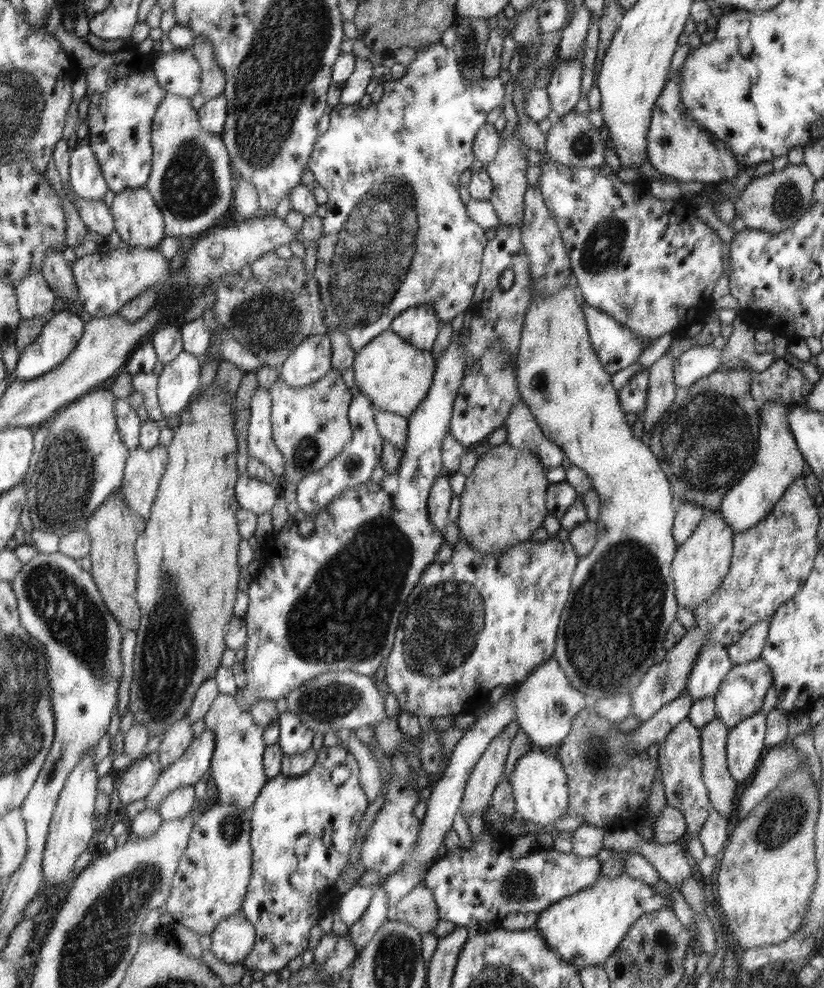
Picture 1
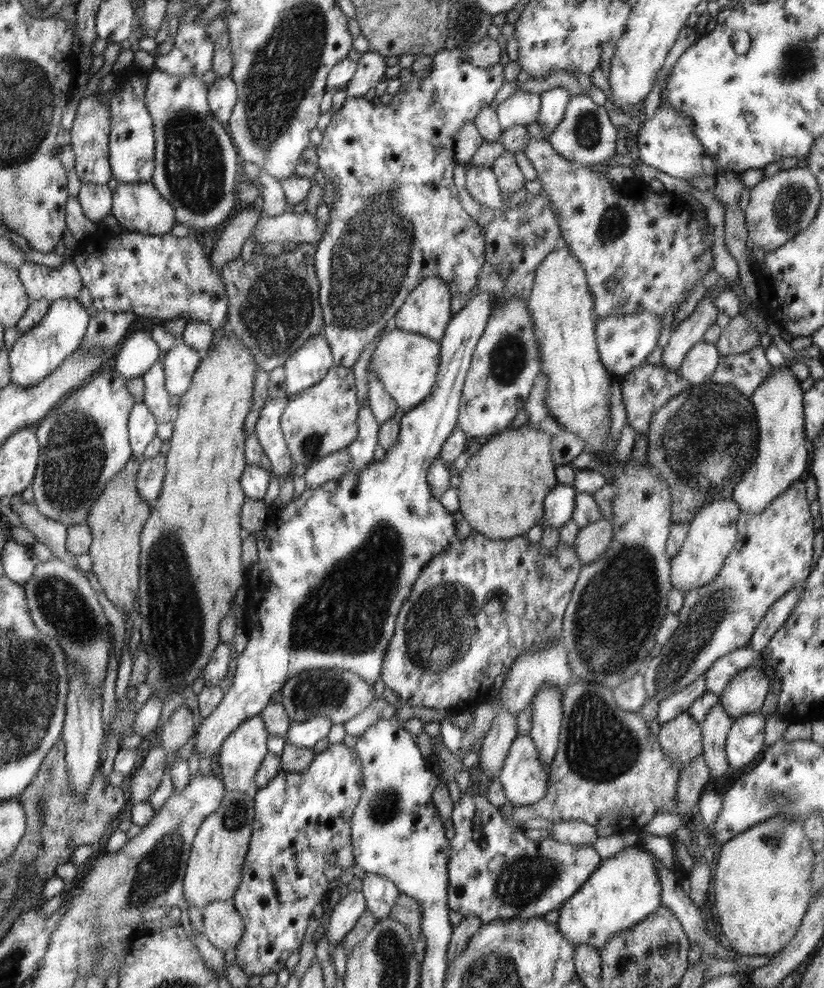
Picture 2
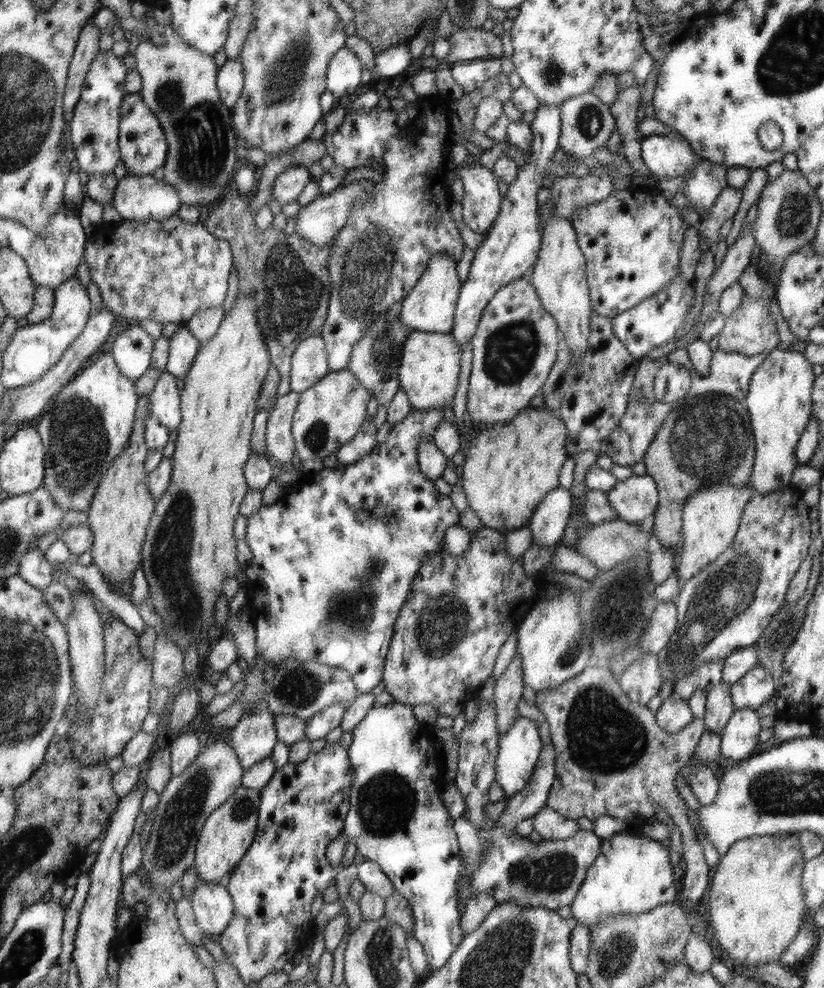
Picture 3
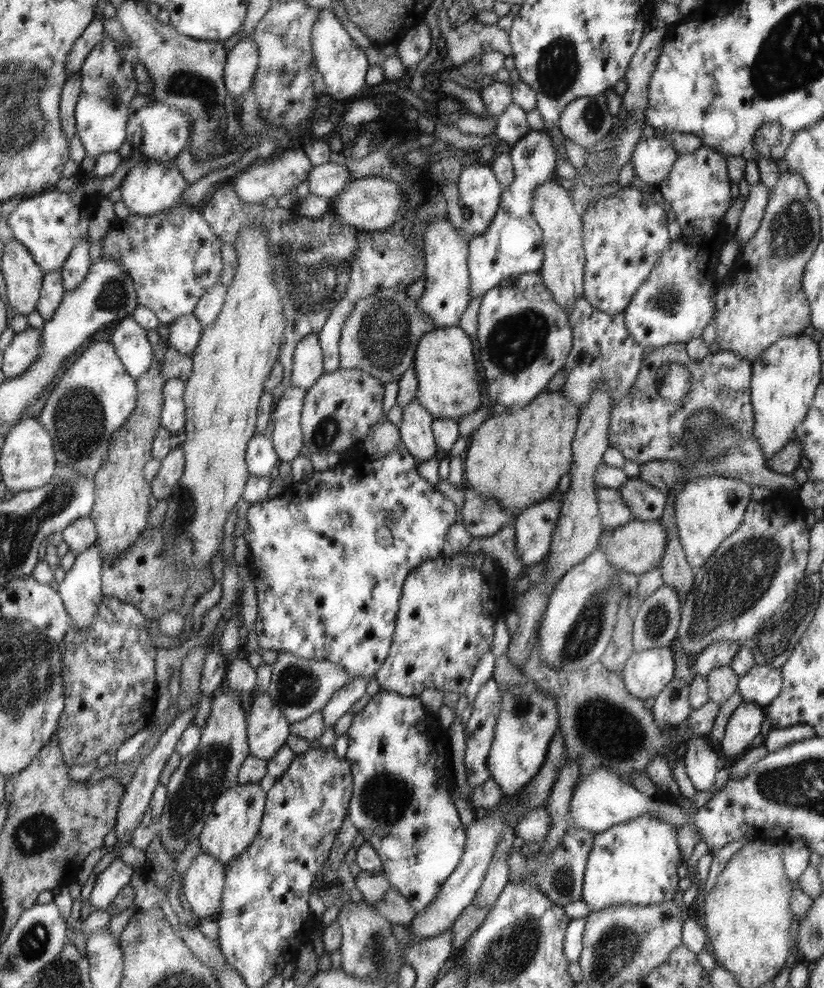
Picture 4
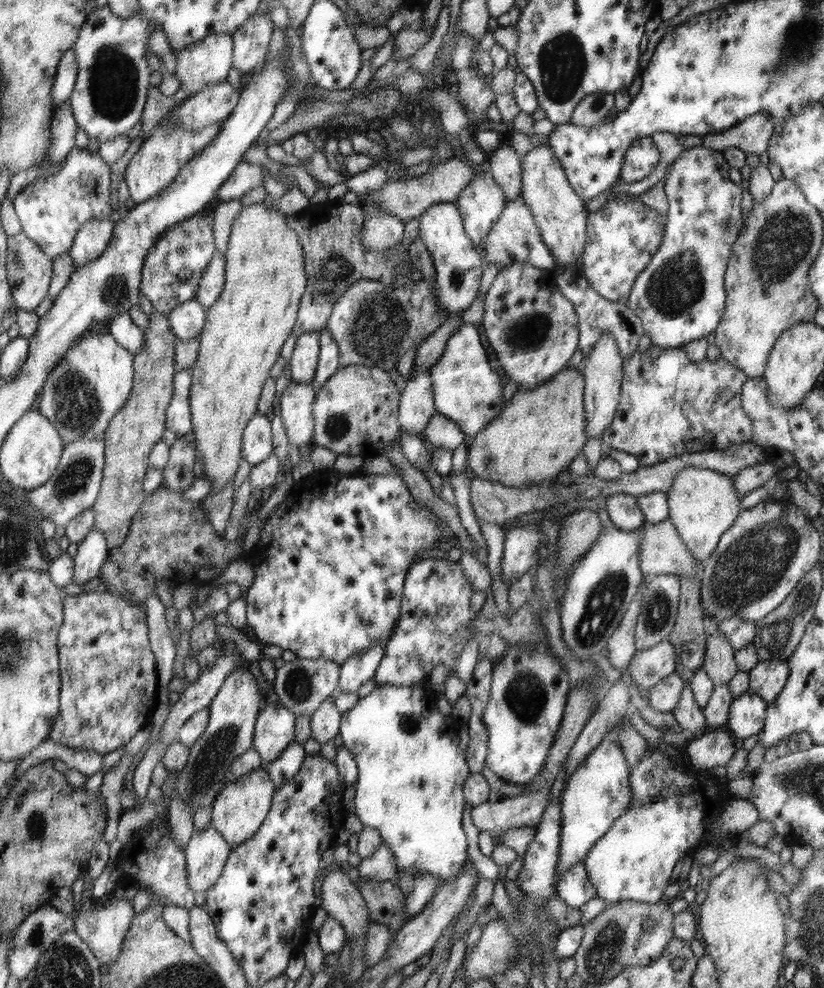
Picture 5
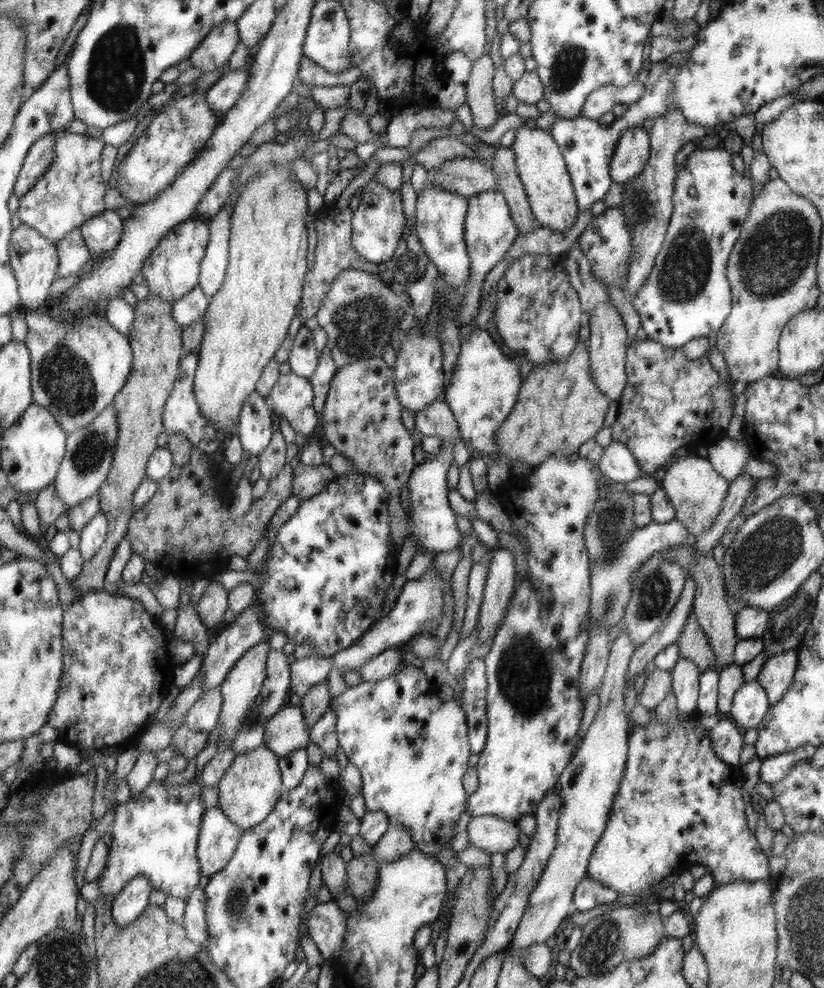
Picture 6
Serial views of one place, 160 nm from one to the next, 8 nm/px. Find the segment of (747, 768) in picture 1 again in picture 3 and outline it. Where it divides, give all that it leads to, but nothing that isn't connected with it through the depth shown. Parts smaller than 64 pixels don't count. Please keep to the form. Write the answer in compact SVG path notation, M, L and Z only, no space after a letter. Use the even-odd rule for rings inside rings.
M736 710L721 734L720 750L724 758L744 761L758 746L758 732L762 730L757 710Z

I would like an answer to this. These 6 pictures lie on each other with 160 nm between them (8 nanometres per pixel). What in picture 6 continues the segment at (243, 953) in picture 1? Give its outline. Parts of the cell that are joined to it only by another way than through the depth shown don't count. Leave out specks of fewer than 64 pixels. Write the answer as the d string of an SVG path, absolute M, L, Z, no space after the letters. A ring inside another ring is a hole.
M222 808L205 810L203 826L197 844L197 859L201 876L210 878L220 872L236 854L242 829L230 821Z

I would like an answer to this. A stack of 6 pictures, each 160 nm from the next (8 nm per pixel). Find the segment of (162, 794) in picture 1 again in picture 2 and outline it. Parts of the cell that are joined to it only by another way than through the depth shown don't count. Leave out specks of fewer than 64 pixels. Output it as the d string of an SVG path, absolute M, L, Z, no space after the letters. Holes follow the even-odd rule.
M475 290L468 299L465 307L454 315L450 320L450 324L446 327L445 338L441 342L440 370L436 386L432 388L432 392L424 402L420 403L410 411L405 411L400 419L399 435L397 444L390 450L386 450L386 456L382 461L374 461L366 468L355 470L345 474L341 479L331 480L329 483L315 488L314 490L305 490L296 499L292 501L281 511L277 511L274 507L270 510L270 515L262 530L256 532L256 546L258 546L258 562L251 564L250 577L244 586L246 590L246 602L243 606L244 610L244 626L248 633L248 642L245 649L237 657L236 674L233 676L233 682L230 689L222 697L222 702L218 708L209 714L198 726L195 734L195 745L193 752L197 752L197 756L201 759L204 756L215 758L216 754L221 750L222 743L229 738L229 735L236 731L245 720L252 719L261 714L262 711L270 704L272 696L278 691L282 691L286 681L301 672L314 669L341 669L353 672L360 676L366 683L373 684L374 680L380 676L382 670L382 662L385 662L385 655L388 654L389 643L392 642L392 634L394 634L394 620L398 616L398 610L403 608L408 596L413 593L413 586L421 577L421 573L429 563L440 555L445 549L456 539L457 523L454 522L454 515L445 505L433 496L432 488L428 483L428 472L441 456L444 450L444 444L448 442L448 438L456 430L457 420L461 408L461 395L464 394L465 380L468 378L469 367L472 366L472 360L475 357L477 344L480 342L481 336L488 326L489 318L492 312L491 302L494 294L484 291L479 293Z

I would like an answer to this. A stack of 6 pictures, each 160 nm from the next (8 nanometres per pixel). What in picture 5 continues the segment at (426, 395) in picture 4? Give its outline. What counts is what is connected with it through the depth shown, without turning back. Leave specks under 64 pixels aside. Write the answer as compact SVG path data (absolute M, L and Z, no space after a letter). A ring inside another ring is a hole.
M464 323L448 338L444 353L429 368L433 379L436 412L455 422L470 440L484 431L504 410L500 376L490 368L484 346L480 344L478 325Z

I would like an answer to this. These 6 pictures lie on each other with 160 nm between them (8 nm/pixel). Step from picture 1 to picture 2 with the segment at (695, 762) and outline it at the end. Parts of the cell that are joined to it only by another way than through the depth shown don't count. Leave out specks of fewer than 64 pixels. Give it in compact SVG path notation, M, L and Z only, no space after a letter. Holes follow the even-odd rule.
M688 712L660 724L657 739L664 751L672 755L671 760L679 764L680 770L703 754L701 723Z

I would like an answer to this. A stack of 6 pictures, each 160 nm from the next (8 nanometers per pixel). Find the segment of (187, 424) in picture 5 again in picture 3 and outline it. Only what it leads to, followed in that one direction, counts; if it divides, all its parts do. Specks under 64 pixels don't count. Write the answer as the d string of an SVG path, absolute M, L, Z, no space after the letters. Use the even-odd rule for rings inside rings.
M164 371L148 396L151 413L170 430L176 430L182 420L181 396L176 379Z

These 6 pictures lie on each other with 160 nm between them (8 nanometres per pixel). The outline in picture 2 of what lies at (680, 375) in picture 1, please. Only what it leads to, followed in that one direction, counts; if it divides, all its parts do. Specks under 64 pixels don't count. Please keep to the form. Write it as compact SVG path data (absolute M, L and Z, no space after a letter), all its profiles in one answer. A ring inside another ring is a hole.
M704 341L698 342L686 353L677 370L690 384L699 385L711 380L720 357L721 354L715 344L706 344Z

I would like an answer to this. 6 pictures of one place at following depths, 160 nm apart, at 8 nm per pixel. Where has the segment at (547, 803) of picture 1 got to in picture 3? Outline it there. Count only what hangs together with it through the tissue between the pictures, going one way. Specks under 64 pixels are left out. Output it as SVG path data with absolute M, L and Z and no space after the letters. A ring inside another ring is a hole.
M519 715L514 724L505 731L504 736L501 736L497 754L496 782L502 785L506 795L517 795L528 786L542 750L543 743L538 733L538 725L531 719Z

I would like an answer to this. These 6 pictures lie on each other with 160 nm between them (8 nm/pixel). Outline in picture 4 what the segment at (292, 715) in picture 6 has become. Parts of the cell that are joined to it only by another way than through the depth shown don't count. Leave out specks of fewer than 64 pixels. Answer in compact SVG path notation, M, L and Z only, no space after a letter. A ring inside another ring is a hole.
M267 694L251 698L248 714L249 755L268 760L287 744L292 723Z

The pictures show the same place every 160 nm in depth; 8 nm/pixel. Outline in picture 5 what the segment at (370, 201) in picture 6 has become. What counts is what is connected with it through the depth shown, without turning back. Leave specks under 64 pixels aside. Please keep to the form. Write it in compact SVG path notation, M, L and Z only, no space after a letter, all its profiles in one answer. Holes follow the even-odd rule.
M372 203L366 205L365 224L362 227L361 235L365 245L371 251L385 251L390 247L401 243L404 234L404 224L394 213L386 213Z

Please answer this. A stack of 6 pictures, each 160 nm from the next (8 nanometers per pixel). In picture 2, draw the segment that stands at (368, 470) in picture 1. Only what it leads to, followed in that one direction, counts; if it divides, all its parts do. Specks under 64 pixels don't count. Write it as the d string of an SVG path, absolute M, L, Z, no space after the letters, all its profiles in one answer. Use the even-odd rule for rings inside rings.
M368 399L361 402L357 428L357 439L348 447L310 464L303 475L307 490L314 490L331 480L341 479L345 474L366 468L370 462L375 461L374 450L378 446L380 435L378 421Z

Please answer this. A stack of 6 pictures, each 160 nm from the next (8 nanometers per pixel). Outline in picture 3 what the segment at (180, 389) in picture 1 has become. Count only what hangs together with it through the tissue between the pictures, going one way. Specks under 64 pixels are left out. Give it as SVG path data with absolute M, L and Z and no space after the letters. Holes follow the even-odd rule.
M184 323L179 325L177 333L168 340L169 355L165 370L176 378L184 378L197 358L201 342Z

